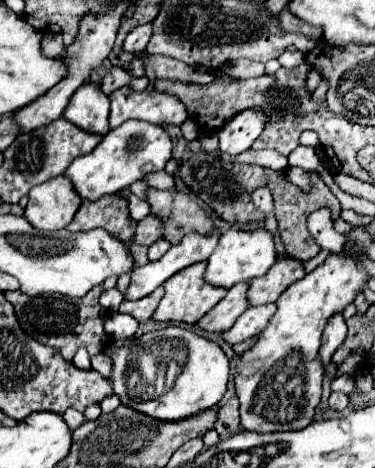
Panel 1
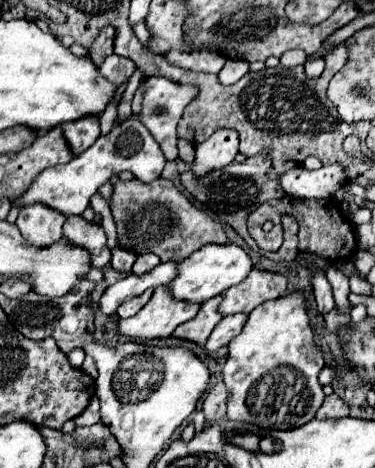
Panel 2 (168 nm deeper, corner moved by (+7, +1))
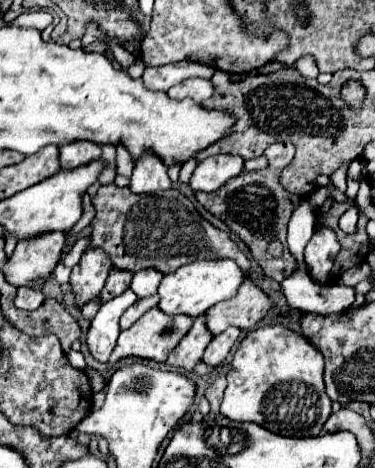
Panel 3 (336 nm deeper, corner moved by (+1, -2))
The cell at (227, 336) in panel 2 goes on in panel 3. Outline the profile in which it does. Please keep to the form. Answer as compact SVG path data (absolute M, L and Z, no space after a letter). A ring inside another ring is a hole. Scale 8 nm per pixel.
M230 326L230 328L226 328L222 334L216 334L216 336L212 338L212 342L208 344L202 360L204 360L206 364L212 364L212 366L220 364L220 362L228 356L228 352L232 350L232 346L238 342L240 332L242 332L240 328Z

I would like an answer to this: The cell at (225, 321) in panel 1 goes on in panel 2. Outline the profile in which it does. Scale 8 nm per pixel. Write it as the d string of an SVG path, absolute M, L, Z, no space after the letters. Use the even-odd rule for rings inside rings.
M218 295L218 297L212 297L212 301L206 301L206 303L200 307L198 315L196 315L194 319L190 319L188 323L180 325L180 327L172 333L172 337L184 339L184 341L192 341L192 343L196 343L196 345L202 347L202 345L206 343L208 335L212 333L212 329L214 329L214 327L218 325L218 321L222 319L222 315L218 313L220 301L222 301L220 295Z

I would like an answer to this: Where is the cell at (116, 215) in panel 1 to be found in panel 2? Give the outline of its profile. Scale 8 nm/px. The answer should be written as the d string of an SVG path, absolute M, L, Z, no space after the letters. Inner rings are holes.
M74 215L68 217L64 223L64 237L72 245L80 245L82 249L88 249L88 253L92 253L92 267L102 269L110 263L110 249L106 245L106 235L100 225L88 223L86 219Z

